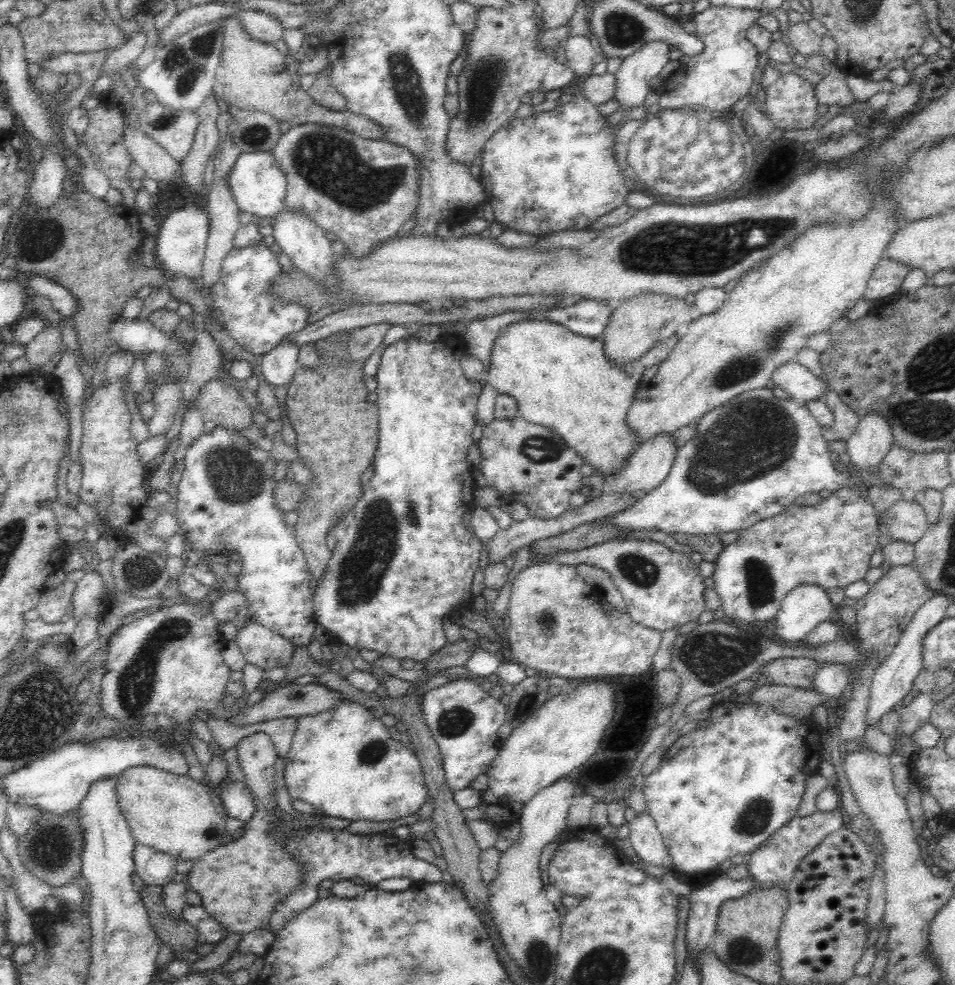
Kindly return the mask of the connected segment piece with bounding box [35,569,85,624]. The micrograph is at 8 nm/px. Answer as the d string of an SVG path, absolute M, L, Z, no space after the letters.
M83 569L66 573L63 584L42 593L38 604L35 606L36 610L38 610L38 618L47 624L60 623L61 618L67 615L76 582L80 580L81 576L84 576L84 573Z

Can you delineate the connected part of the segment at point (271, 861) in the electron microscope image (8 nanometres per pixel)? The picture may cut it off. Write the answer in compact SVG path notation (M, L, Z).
M263 731L252 733L241 739L235 748L237 762L244 773L244 784L251 790L254 815L247 819L235 840L225 846L216 846L216 849L196 858L184 880L188 889L200 895L206 913L212 915L224 931L228 931L226 936L232 933L243 936L268 927L275 906L296 892L304 882L304 863L286 851L280 834L272 834L273 829L278 828L272 823L279 820L273 812L280 811L280 807L274 789L277 753L270 736Z

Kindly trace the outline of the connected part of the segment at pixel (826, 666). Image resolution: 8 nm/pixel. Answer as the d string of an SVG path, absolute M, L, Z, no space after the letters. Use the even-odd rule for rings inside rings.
M823 663L817 667L816 674L811 683L811 690L826 696L823 702L827 707L836 710L842 694L849 685L847 665L843 663Z

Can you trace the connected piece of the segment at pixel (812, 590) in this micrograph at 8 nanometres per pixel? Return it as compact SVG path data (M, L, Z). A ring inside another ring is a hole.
M818 585L796 587L781 602L774 633L784 645L802 643L816 628L836 619L834 605Z

